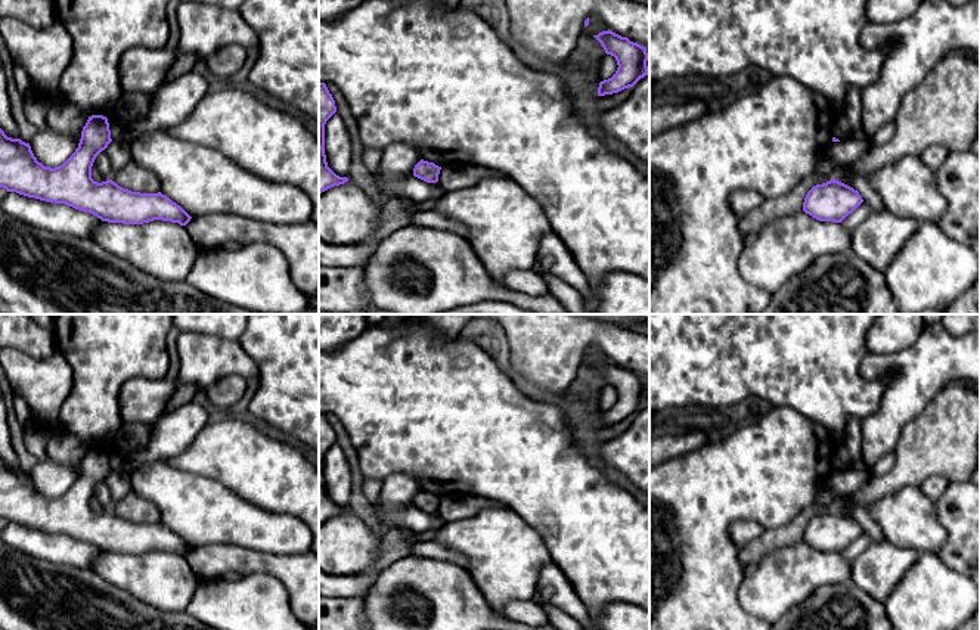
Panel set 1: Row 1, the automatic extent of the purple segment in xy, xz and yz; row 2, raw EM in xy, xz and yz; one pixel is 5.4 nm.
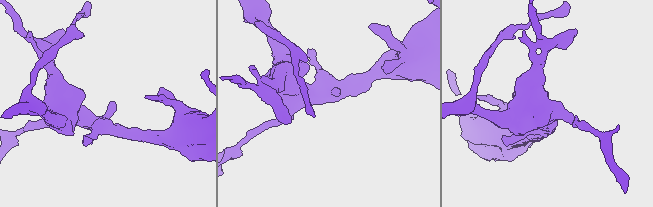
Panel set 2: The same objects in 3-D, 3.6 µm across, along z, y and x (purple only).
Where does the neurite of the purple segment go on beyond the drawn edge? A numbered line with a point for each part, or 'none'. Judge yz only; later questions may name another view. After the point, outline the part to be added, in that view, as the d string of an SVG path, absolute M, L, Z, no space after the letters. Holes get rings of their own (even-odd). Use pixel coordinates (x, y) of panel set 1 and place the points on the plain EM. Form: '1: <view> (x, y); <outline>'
none

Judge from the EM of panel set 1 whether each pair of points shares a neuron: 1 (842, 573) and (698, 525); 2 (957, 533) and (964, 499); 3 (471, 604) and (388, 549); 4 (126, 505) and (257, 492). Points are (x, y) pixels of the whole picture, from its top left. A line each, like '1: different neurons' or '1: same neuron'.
1: same neuron
2: same neuron
3: different neurons
4: different neurons

